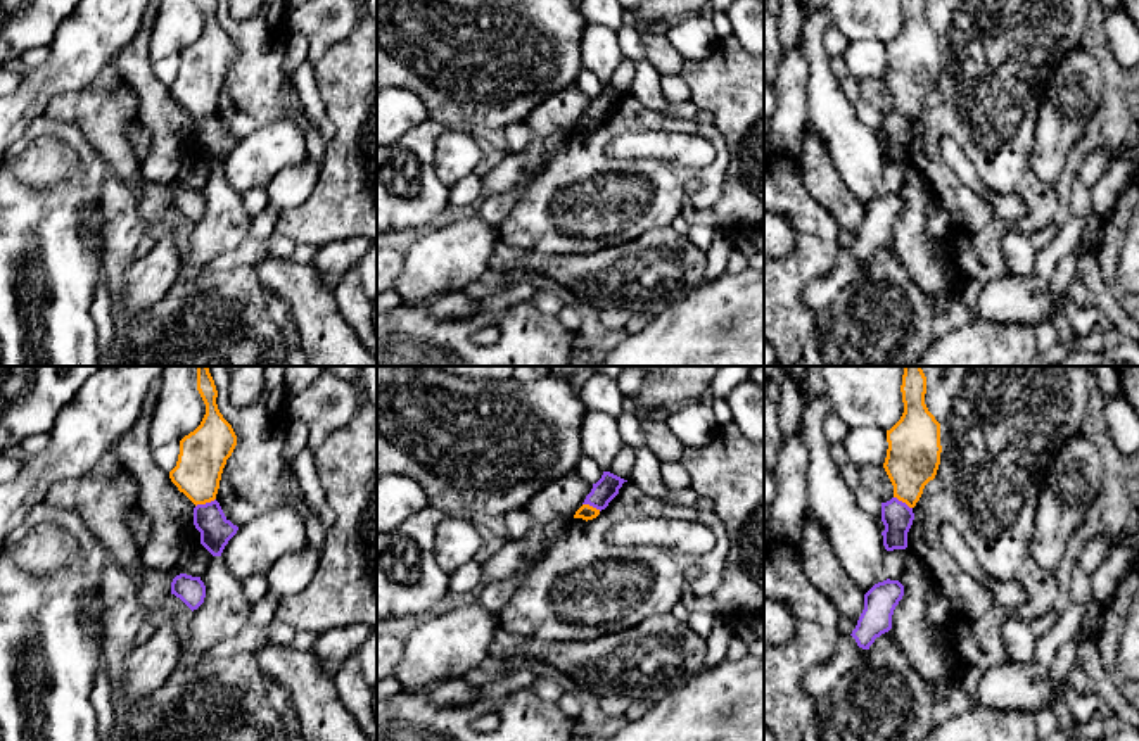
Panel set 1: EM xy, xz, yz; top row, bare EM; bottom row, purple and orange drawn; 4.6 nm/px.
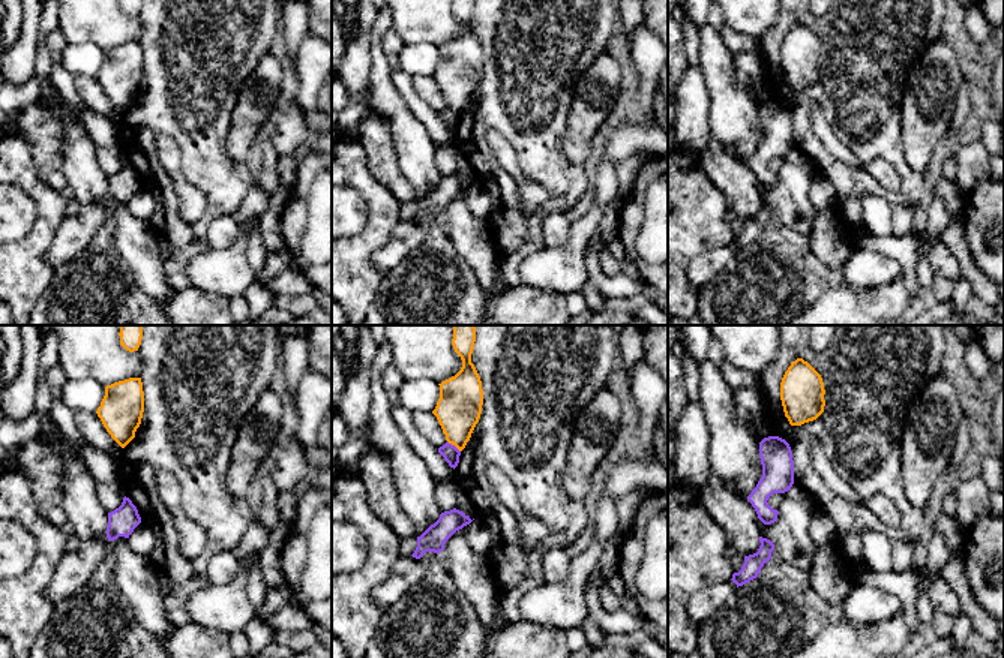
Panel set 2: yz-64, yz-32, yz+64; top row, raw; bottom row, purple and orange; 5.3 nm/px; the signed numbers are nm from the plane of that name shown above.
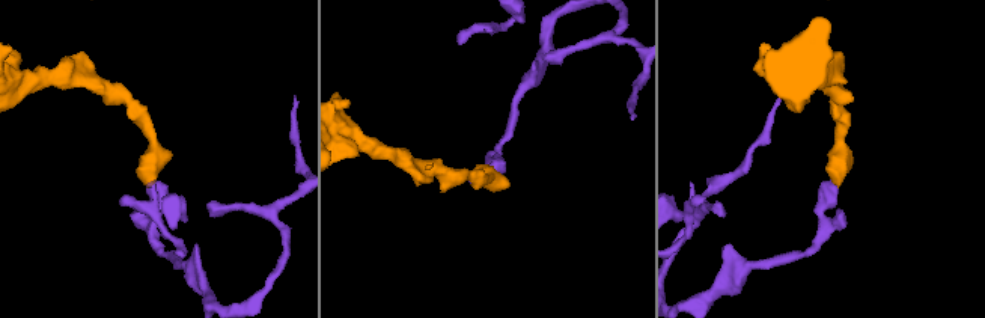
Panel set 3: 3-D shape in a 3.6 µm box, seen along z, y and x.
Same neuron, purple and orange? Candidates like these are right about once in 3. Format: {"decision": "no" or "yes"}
{"decision": "no"}

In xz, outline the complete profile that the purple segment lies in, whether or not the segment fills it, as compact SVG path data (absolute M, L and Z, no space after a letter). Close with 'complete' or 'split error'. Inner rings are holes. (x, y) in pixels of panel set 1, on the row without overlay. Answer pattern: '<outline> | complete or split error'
M603 85L601 92L593 97L591 105L586 109L582 117L589 117L596 123L605 123L608 116L619 107L622 97L627 95L610 85Z | complete

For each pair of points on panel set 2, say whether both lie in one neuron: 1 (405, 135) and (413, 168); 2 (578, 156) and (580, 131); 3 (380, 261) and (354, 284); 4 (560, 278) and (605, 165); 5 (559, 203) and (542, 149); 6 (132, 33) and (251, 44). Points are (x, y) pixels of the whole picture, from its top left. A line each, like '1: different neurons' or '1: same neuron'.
1: same neuron
2: same neuron
3: different neurons
4: same neuron
5: same neuron
6: different neurons

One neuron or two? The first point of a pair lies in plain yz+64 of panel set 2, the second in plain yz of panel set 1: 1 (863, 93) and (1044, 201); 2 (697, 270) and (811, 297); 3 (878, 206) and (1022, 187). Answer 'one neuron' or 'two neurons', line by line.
1: one neuron
2: one neuron
3: two neurons

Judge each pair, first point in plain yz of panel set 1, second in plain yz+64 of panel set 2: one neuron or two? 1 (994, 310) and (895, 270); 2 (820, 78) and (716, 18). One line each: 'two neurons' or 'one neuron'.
1: one neuron
2: two neurons

